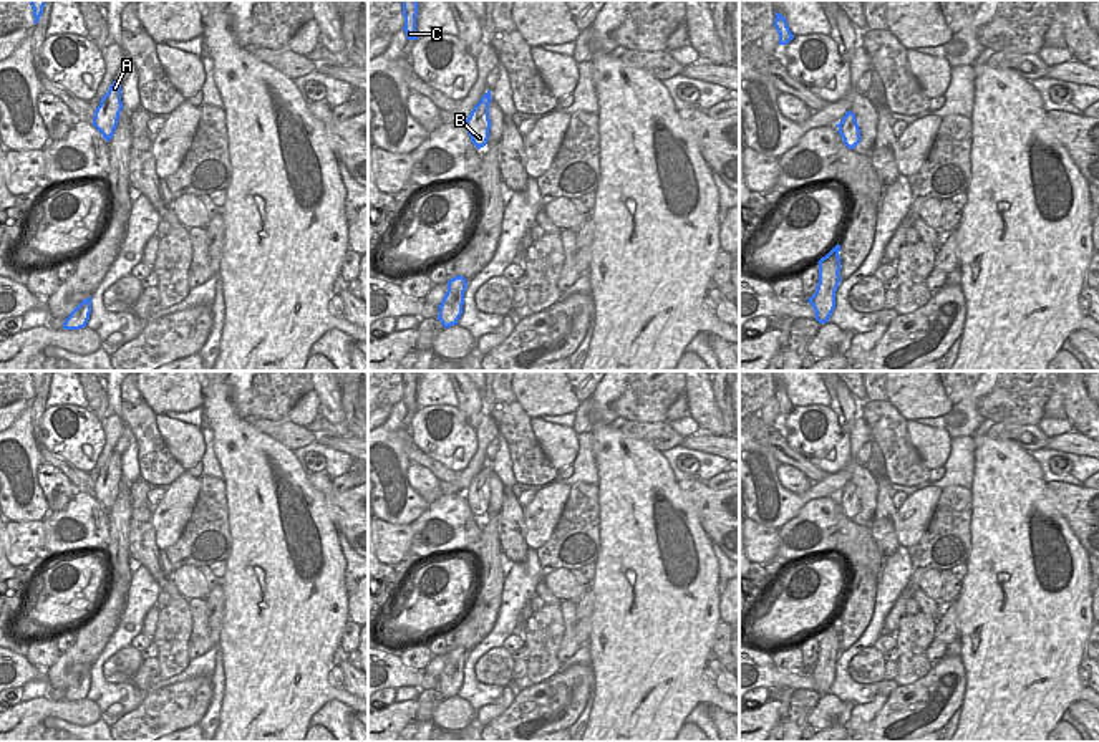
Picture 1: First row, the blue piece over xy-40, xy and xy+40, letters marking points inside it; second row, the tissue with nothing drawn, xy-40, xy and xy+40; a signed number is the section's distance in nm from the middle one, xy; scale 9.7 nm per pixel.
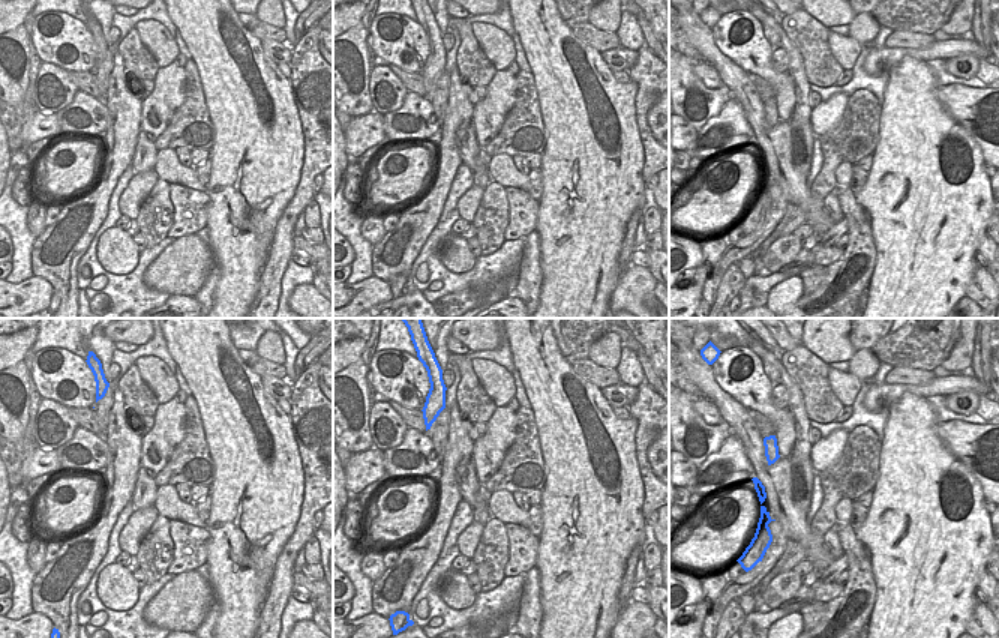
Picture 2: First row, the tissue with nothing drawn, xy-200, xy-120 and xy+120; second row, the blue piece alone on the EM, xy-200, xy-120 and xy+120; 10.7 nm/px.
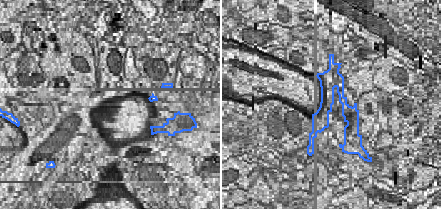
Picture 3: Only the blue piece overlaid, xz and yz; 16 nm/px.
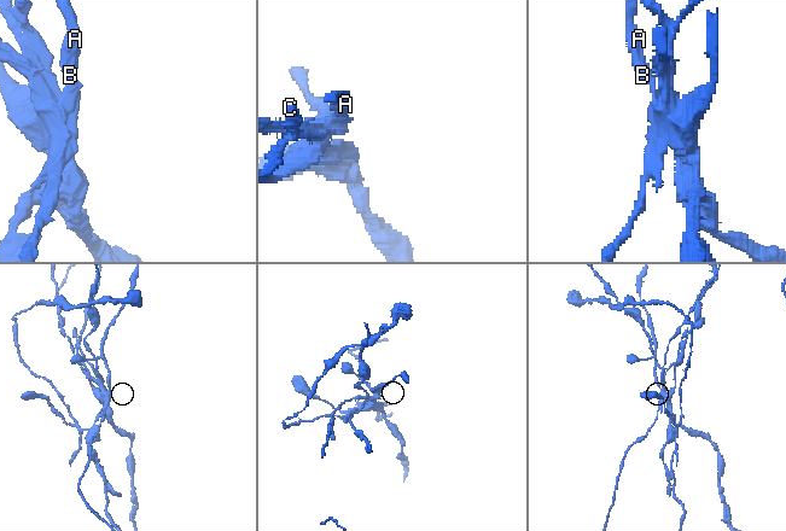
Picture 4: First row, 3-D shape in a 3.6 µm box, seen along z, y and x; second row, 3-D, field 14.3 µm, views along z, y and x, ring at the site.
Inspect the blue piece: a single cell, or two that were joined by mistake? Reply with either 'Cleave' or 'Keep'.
Cleave

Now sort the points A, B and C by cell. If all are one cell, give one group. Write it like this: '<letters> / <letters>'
A B / C

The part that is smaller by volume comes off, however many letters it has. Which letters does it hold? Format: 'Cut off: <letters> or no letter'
Cut off: A, B

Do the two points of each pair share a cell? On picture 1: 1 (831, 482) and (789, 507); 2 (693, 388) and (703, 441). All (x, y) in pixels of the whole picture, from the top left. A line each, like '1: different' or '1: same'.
1: same
2: different

